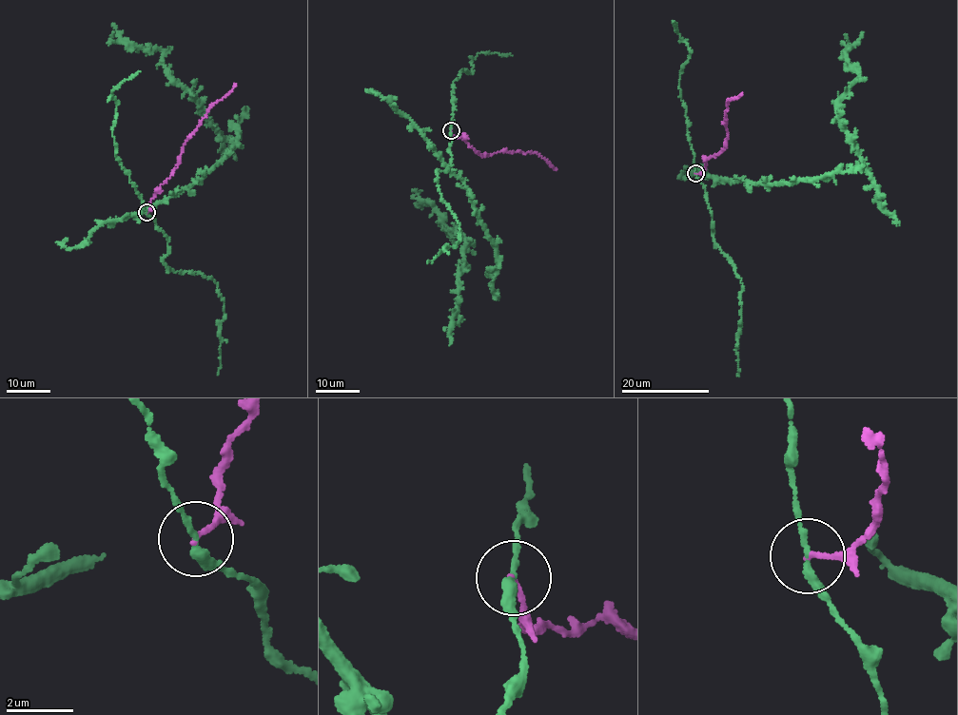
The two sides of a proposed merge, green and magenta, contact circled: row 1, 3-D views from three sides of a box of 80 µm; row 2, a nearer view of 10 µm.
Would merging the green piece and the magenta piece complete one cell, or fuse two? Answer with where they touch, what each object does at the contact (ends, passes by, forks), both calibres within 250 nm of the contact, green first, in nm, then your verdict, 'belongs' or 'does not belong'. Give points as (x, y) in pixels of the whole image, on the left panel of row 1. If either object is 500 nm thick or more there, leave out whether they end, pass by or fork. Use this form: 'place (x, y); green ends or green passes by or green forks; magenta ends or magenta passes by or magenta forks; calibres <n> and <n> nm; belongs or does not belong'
place (146, 212); green passes by; magenta ends; calibres 220 and 130 nm; does not belong

